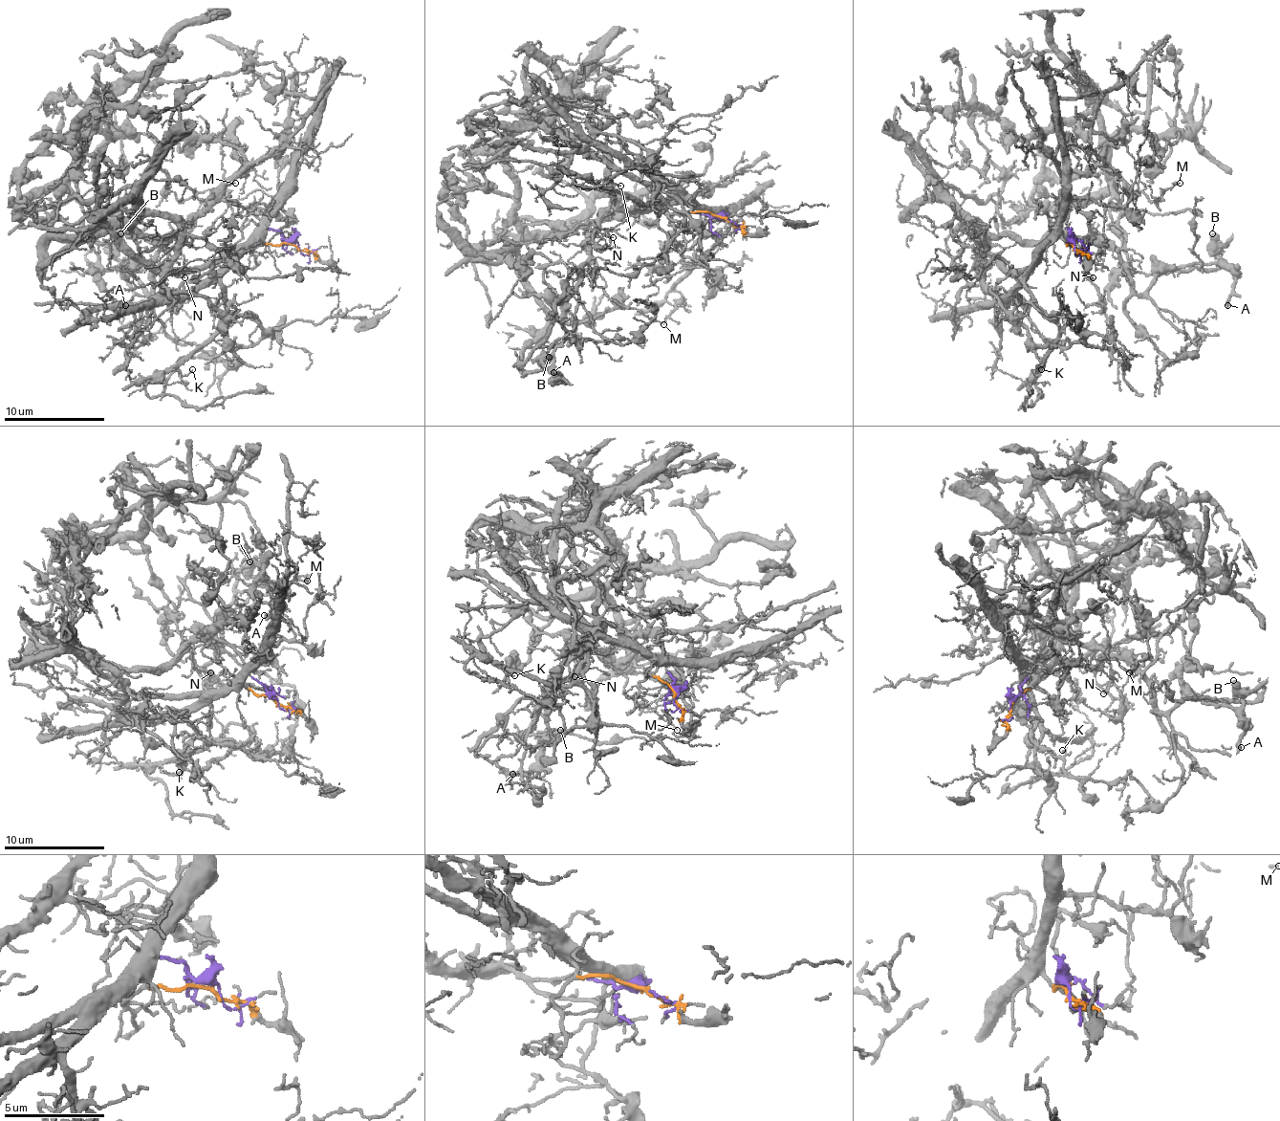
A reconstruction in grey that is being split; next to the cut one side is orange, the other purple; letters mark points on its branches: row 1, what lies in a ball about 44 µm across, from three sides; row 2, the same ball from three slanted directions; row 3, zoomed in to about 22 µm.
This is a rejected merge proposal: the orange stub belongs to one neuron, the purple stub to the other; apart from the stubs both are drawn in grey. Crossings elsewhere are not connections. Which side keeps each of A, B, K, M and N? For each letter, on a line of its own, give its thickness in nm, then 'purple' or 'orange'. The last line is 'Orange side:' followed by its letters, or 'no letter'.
A: 240 nm | purple
B: 550 nm | purple
K: 120 nm | orange
M: 110 nm | purple
N: 120 nm | purple
Orange side: K

